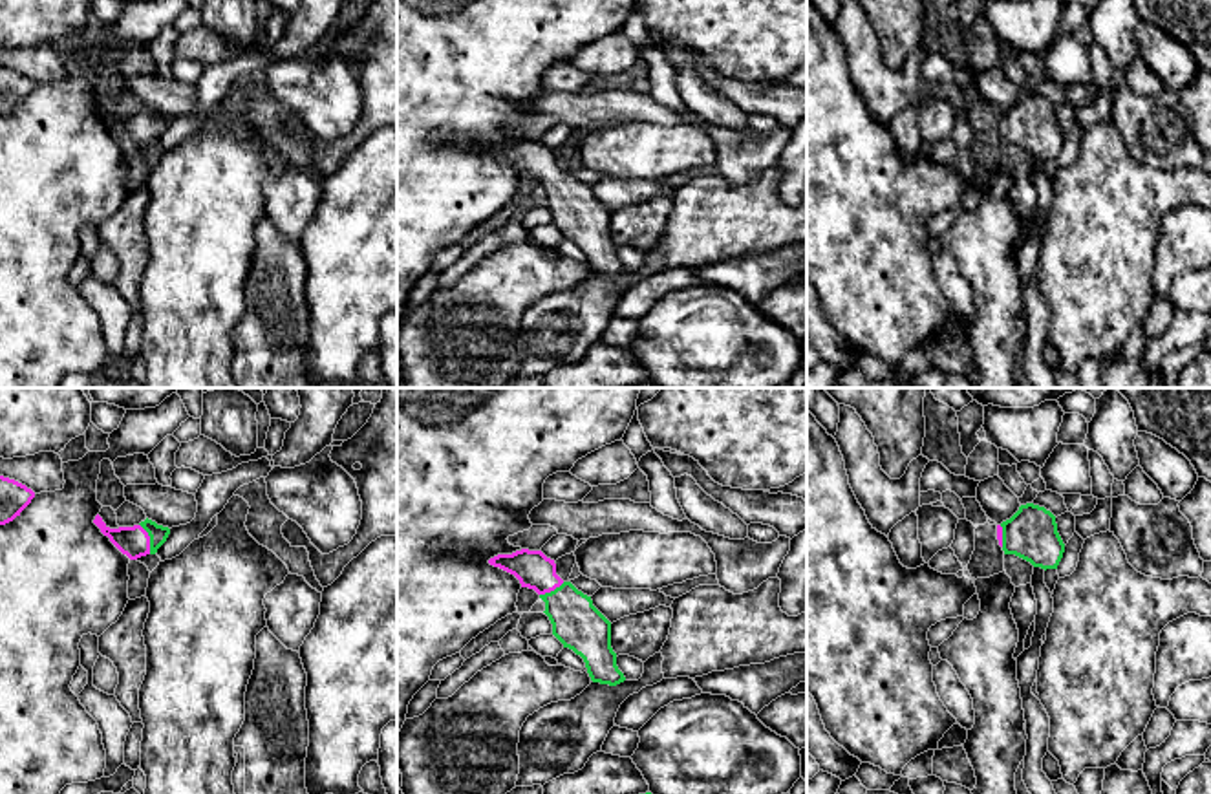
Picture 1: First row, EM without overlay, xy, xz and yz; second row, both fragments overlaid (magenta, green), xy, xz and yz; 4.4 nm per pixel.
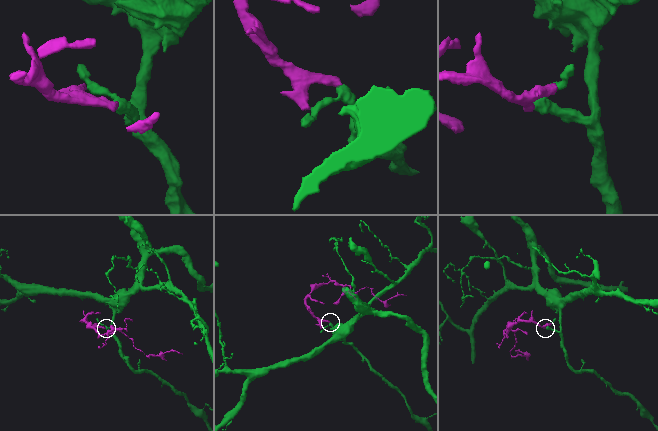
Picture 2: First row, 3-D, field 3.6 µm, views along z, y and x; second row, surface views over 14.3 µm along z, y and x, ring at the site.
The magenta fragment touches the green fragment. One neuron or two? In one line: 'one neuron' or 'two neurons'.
one neuron

